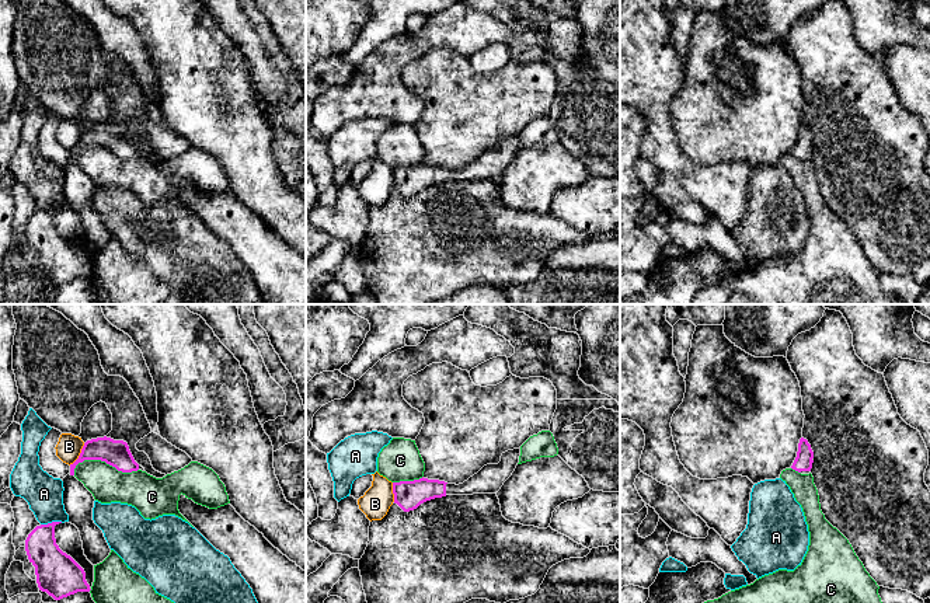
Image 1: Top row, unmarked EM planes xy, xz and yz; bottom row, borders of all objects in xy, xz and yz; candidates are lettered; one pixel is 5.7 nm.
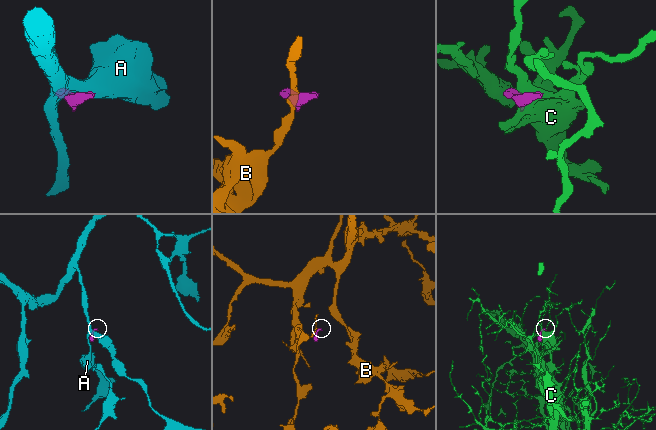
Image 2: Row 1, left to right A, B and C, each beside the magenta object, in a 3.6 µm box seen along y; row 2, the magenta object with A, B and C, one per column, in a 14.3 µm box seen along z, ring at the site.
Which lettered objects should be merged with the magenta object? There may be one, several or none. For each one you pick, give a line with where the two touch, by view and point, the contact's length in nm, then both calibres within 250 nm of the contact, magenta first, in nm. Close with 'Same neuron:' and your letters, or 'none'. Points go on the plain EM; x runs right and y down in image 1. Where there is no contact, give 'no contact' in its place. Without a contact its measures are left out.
Same neuron: none

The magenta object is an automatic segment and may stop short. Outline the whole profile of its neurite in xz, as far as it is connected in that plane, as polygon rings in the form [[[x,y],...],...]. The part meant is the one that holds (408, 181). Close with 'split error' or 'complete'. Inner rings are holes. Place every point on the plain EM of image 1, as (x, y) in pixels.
[[[520,135],[502,139],[498,150],[487,150],[463,170],[447,170],[439,165],[419,164],[393,168],[394,189],[404,198],[421,189],[446,181],[497,179],[512,161],[519,149]]] | split error

